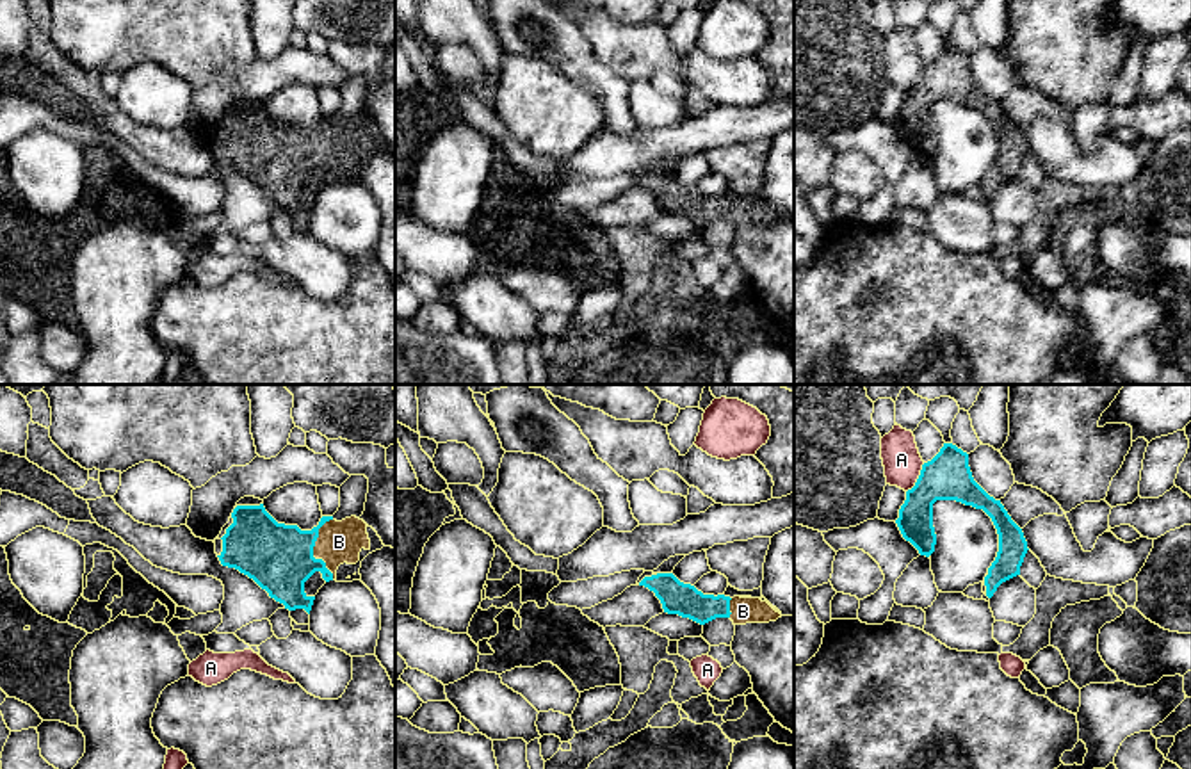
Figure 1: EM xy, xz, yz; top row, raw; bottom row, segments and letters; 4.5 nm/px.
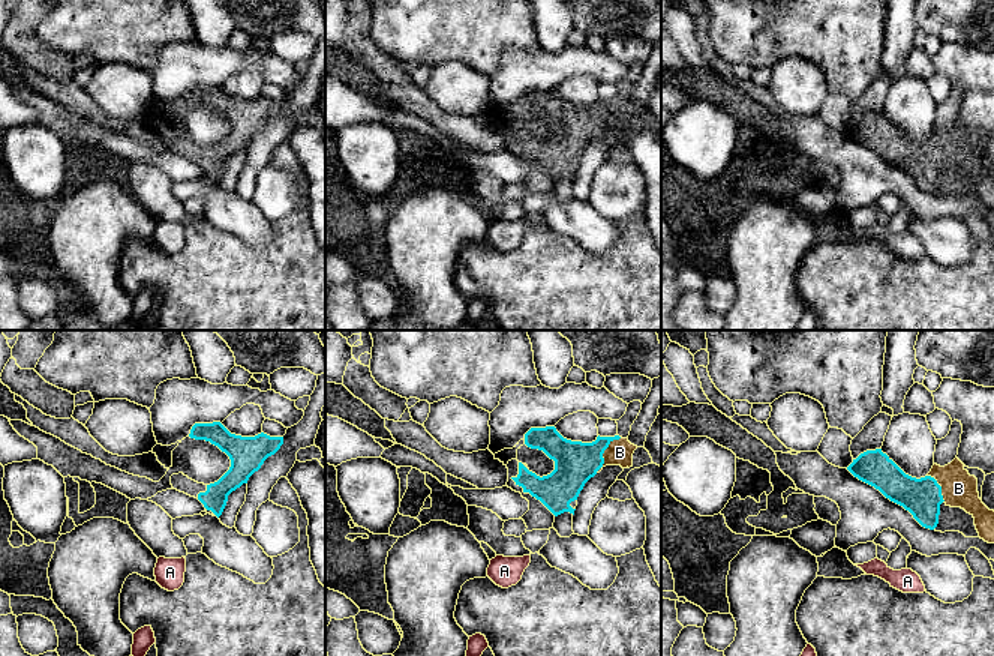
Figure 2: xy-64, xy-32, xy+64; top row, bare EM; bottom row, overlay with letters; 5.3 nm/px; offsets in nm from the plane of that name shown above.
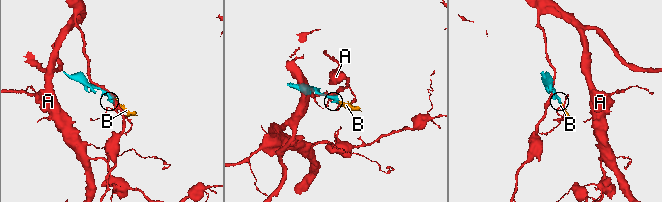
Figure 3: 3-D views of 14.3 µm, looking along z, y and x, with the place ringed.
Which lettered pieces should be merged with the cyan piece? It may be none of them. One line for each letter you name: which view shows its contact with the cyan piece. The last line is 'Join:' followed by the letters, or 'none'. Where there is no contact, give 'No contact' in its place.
B: Touches cyan in xy
Join: B

